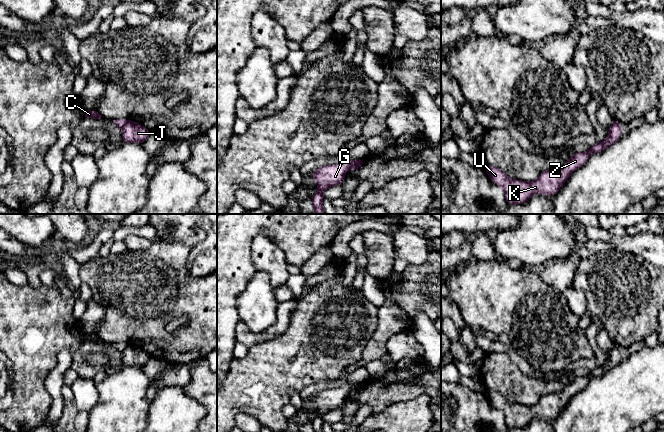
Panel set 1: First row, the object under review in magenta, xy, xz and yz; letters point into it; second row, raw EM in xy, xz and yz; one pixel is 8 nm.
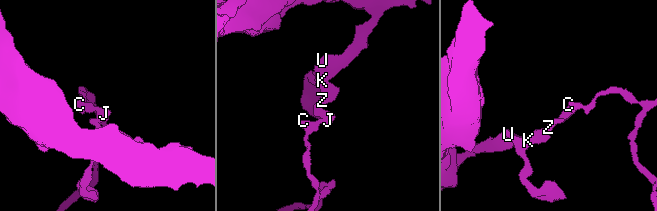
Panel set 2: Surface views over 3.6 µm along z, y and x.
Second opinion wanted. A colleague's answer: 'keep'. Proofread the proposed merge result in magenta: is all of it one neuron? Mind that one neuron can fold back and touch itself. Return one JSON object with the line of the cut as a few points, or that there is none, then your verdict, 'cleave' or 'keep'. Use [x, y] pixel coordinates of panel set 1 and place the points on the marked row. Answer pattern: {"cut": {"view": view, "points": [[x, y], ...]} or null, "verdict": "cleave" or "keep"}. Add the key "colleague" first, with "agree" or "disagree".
{"colleague": "disagree", "cut": {"view": "xy", "points": [[128, 120], [122, 128]]}, "verdict": "cleave"}

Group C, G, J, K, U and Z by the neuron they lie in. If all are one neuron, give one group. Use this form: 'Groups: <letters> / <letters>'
Groups: C G / J K U Z

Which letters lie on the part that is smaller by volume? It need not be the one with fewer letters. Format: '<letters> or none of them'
C, G

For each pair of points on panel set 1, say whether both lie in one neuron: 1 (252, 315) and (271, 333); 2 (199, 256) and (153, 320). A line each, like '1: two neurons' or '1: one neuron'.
1: two neurons
2: two neurons

